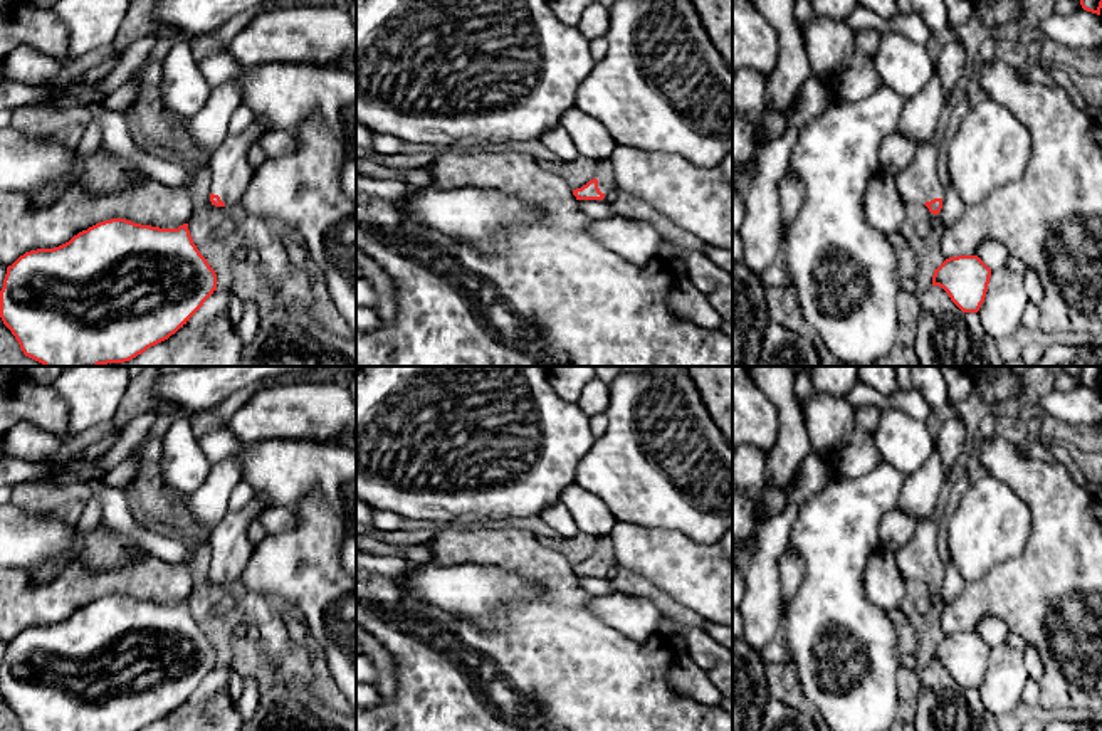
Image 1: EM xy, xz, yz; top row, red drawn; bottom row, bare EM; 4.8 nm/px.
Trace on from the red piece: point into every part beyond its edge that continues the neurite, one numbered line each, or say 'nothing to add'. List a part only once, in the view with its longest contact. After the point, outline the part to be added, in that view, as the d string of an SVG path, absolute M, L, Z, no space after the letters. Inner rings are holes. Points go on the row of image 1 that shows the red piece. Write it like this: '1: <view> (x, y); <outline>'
1: xz (605, 182); M603 165L603 166L605 166L605 173L598 176L596 180L598 180L600 192L606 197L611 190L615 190L615 183L608 170L608 165Z

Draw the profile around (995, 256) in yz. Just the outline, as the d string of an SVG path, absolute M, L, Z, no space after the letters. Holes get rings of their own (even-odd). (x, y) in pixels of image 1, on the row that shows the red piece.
M984 244L976 250L976 255L991 269L1006 267L1008 250L1000 244Z

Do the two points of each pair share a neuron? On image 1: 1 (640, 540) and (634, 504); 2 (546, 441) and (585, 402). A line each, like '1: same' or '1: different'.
1: different
2: different

